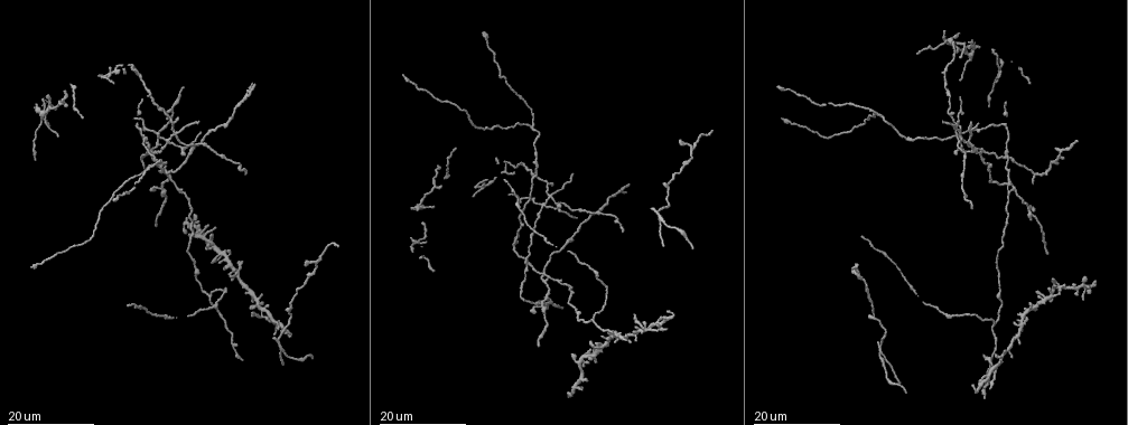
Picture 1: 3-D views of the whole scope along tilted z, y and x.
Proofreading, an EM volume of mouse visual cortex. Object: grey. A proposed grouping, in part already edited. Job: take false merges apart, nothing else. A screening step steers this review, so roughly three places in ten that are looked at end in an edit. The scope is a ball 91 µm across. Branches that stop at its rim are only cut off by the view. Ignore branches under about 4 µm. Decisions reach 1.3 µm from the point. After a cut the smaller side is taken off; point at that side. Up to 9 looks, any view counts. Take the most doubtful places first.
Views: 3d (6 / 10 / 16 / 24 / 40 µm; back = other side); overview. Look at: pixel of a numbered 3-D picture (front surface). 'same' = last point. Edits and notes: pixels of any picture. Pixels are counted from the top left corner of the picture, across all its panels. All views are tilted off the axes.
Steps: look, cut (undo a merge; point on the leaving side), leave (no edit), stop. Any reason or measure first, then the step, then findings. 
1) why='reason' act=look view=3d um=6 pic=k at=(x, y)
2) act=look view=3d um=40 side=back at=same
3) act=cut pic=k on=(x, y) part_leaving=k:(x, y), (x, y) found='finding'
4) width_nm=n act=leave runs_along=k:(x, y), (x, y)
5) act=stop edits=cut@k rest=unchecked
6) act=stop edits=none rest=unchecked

why='looks like a crossing' act=look view=3d um=16 pic=1 at=(1006, 182)

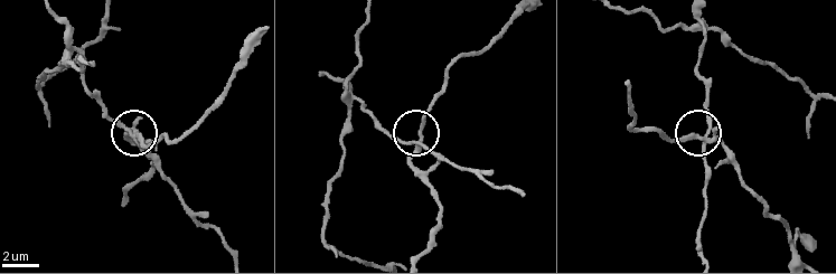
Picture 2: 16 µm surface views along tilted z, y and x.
act=look view=3d um=6 pic=2 at=(704, 136)

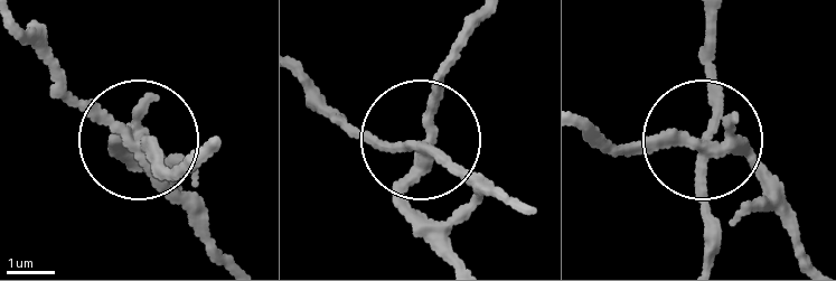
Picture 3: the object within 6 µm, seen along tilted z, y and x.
arms=4 act=cut pic=3 on=(413, 219) part_leaving=3:(426, 147), (426, 108), (461, 27) found='a second cell is stuck on'

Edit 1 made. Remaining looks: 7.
why='see it whole again' act=look view=overview

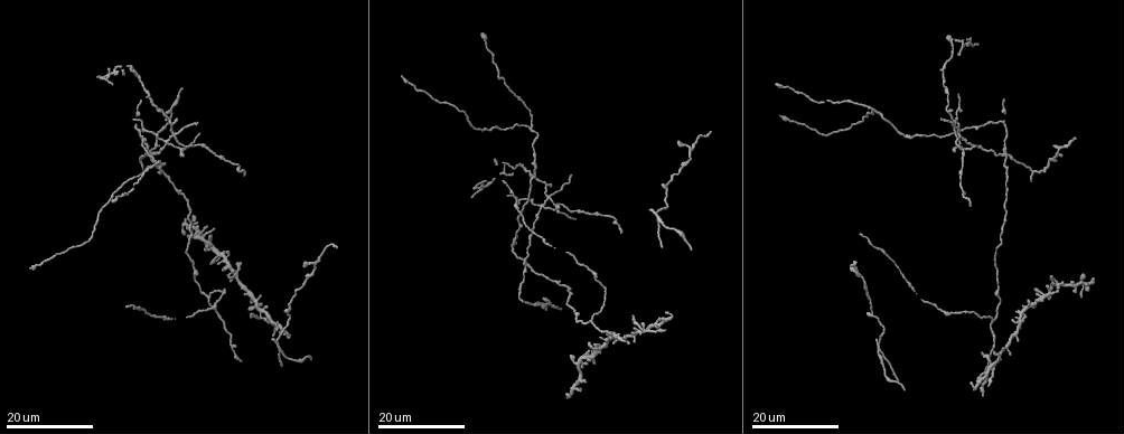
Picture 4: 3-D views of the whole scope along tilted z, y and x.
why='four arms meet' act=look view=3d um=24 pic=4 at=(526, 263)

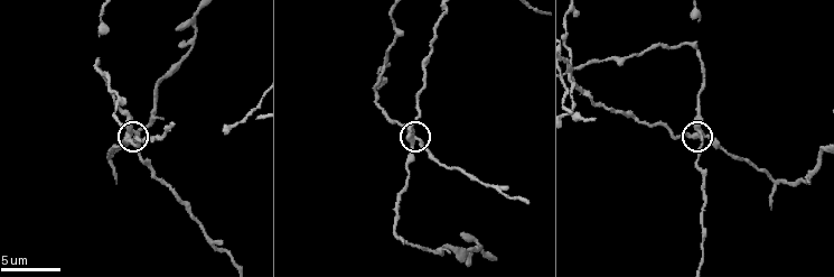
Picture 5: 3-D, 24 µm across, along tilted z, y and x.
act=look view=3d um=6 pic=5 at=(126, 137)

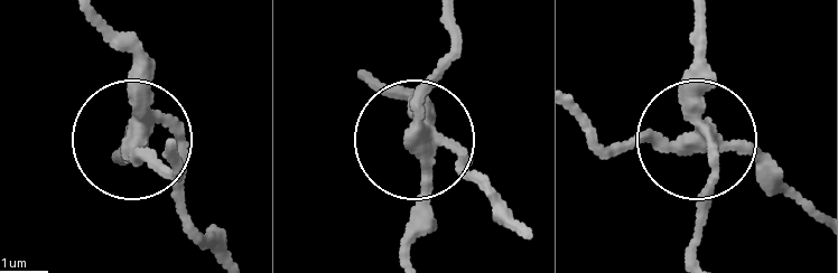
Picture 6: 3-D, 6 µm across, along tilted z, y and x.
width_nm=320 act=cut pic=6 on=(418, 216) part_leaving=6:(426, 139), (449, 24) found='two cells meet here'

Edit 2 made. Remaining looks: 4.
why='three arms meet' act=look view=3d um=16 pic=4 at=(881, 114)

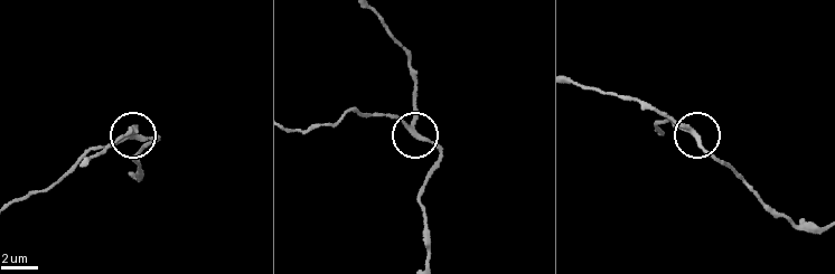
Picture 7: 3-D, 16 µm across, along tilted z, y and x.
why='zoom in' act=look view=3d um=6 pic=7 at=(414, 124)

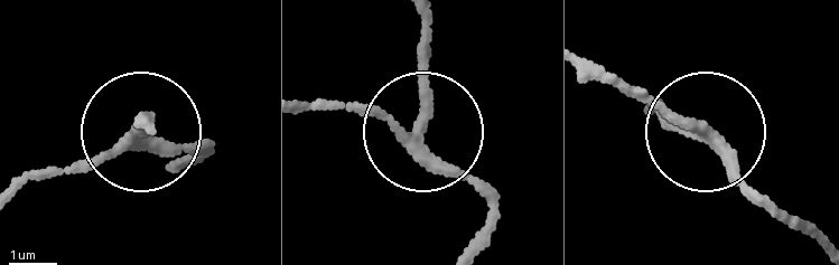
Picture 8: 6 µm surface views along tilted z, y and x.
act=leave runs_along=8:(178, 162), (196, 147), (142, 135), (145, 112) found='continuous, no second cell'

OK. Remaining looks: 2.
why='four or more arms meet' act=look view=3d um=16 pic=4 at=(234, 274)

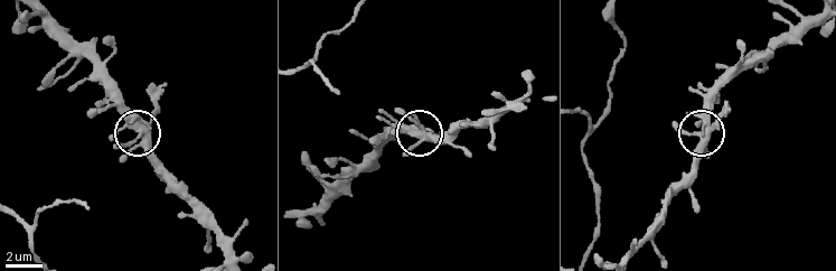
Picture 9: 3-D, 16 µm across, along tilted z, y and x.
act=look view=3d um=10 pic=9 at=(148, 137)

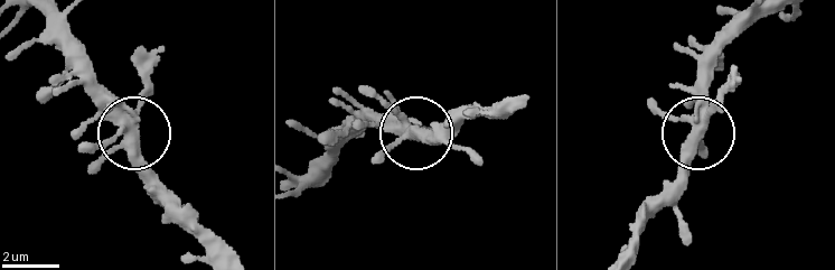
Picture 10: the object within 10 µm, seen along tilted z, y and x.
width_nm=370 act=leave found='one cell here'

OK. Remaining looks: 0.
act=stop edits=cut@3,cut@6 rest=unchecked

